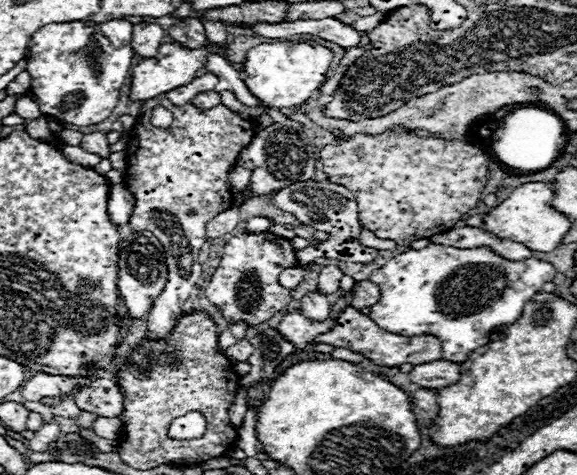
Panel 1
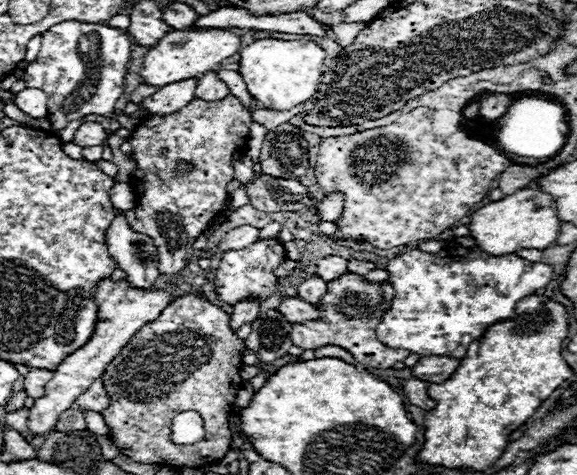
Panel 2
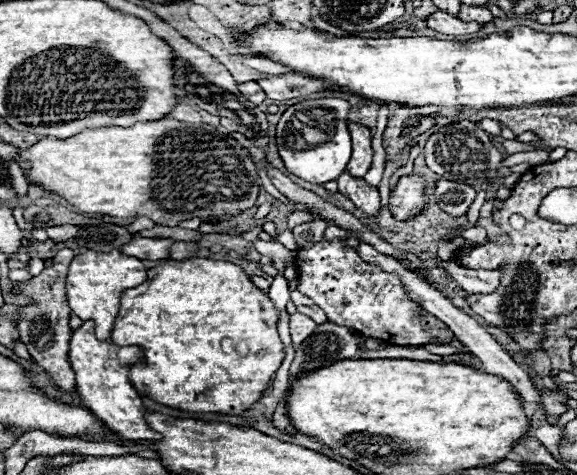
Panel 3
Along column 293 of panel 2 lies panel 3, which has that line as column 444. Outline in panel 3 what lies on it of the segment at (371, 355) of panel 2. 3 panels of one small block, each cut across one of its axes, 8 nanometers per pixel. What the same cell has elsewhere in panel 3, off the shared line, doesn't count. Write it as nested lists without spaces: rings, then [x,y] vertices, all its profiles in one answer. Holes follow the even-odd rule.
[[[340,238],[322,240],[310,248],[300,248],[296,256],[298,266],[298,290],[320,306],[328,320],[360,332],[362,336],[380,338],[398,346],[422,346],[432,344],[432,338],[450,342],[454,336],[438,318],[428,314],[416,302],[412,302],[400,280],[394,274],[382,272],[378,266],[364,262],[358,252],[344,246]]]

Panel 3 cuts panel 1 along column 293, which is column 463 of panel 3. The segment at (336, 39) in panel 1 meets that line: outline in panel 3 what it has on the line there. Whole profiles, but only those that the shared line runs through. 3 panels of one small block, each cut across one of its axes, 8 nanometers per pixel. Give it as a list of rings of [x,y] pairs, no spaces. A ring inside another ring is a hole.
[[[442,10],[430,14],[426,18],[426,24],[428,24],[428,28],[442,32],[442,34],[448,34],[448,36],[466,36],[466,34],[474,34],[482,28],[478,22],[464,22],[456,16],[442,12]]]

